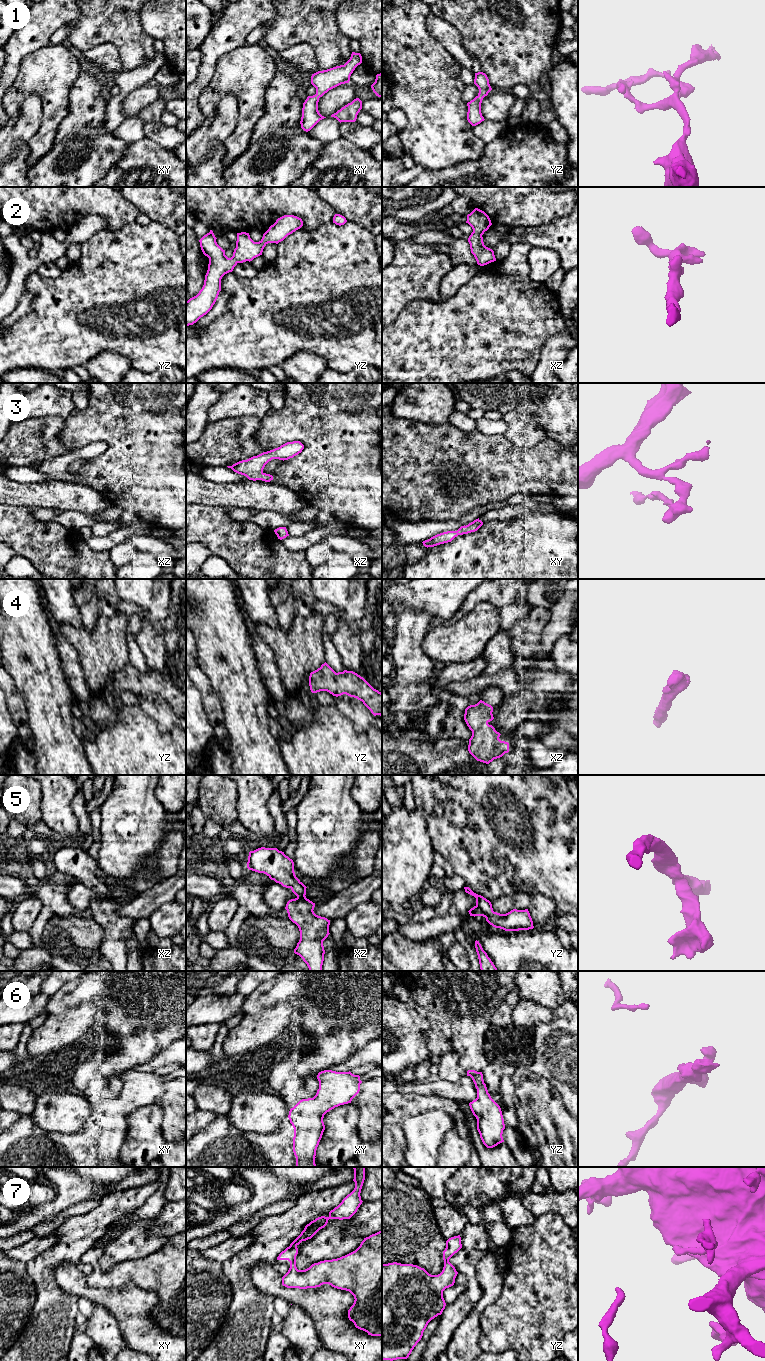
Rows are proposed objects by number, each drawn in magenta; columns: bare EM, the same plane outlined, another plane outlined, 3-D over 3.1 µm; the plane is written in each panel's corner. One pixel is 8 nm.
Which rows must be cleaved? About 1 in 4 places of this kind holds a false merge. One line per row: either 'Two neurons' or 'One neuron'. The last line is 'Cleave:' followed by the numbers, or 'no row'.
1: One neuron
2: One neuron
3: One neuron
4: One neuron
5: One neuron
6: One neuron
7: One neuron
Cleave: no row

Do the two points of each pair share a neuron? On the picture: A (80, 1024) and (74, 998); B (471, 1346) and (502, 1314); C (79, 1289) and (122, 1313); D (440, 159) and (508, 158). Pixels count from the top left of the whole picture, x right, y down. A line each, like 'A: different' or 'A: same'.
A: different
B: different
C: same
D: different

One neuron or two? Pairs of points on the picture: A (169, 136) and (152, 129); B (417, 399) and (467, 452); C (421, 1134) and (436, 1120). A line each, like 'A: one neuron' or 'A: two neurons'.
A: one neuron
B: two neurons
C: one neuron

